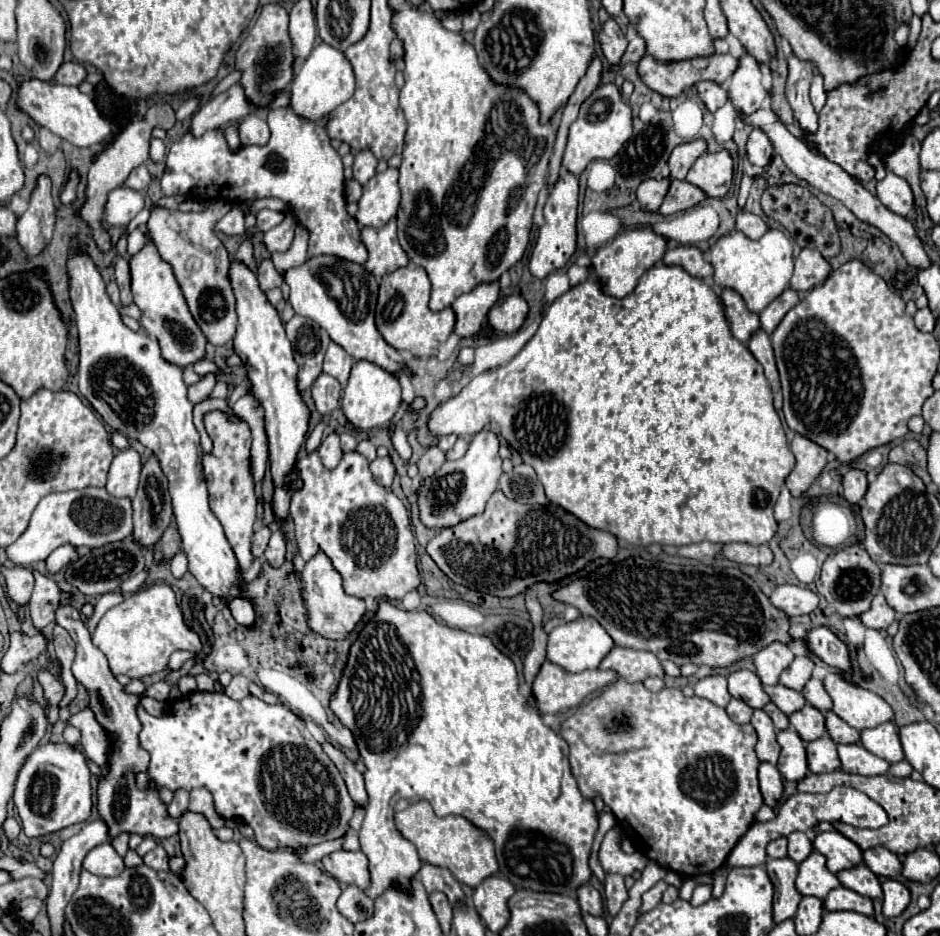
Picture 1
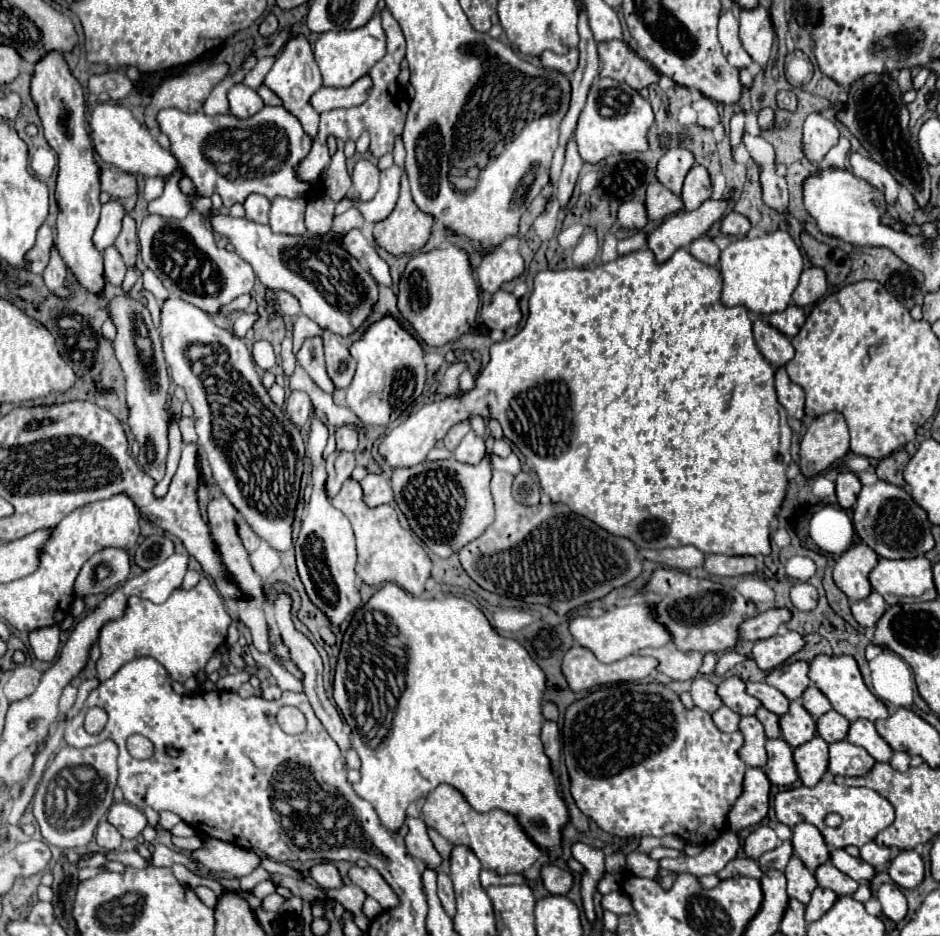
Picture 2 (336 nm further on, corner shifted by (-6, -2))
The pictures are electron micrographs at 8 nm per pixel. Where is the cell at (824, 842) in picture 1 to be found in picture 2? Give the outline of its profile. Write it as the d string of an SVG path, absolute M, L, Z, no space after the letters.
M800 823L792 829L792 845L798 857L810 871L816 871L820 865L830 861L830 849L822 837L822 833L808 823Z

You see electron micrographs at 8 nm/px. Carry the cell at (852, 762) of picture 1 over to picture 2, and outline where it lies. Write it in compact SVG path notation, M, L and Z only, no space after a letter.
M846 739L830 745L830 759L828 759L828 771L832 775L844 775L844 777L860 777L872 771L874 759L864 747L852 745Z

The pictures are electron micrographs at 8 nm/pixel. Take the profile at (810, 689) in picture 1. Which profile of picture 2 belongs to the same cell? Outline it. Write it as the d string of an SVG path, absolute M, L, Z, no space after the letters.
M810 685L810 687L804 691L802 703L804 703L806 711L808 711L814 719L818 719L820 715L824 715L824 713L828 713L828 711L832 709L830 701L826 699L826 695L824 695L816 685Z

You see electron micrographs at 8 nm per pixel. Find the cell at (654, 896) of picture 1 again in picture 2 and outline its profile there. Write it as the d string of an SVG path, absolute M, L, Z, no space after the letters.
M660 869L660 873L656 875L656 881L660 883L660 887L662 889L670 889L672 887L672 883L674 883L674 879L678 877L678 873L674 873L674 871L666 871L666 869Z

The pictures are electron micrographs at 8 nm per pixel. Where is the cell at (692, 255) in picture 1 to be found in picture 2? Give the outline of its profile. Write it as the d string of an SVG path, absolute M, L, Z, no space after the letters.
M710 237L696 239L694 243L688 245L688 251L690 251L692 257L696 257L698 261L702 261L706 265L718 265L720 249L718 249L718 245Z

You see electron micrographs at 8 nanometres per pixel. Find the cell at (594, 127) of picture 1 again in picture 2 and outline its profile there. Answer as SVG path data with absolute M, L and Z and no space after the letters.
M598 79L588 93L586 107L580 113L574 139L578 145L578 153L586 163L600 163L610 155L610 147L616 147L622 153L644 151L648 149L646 131L654 121L652 107L638 91L632 87L612 81L612 79Z

